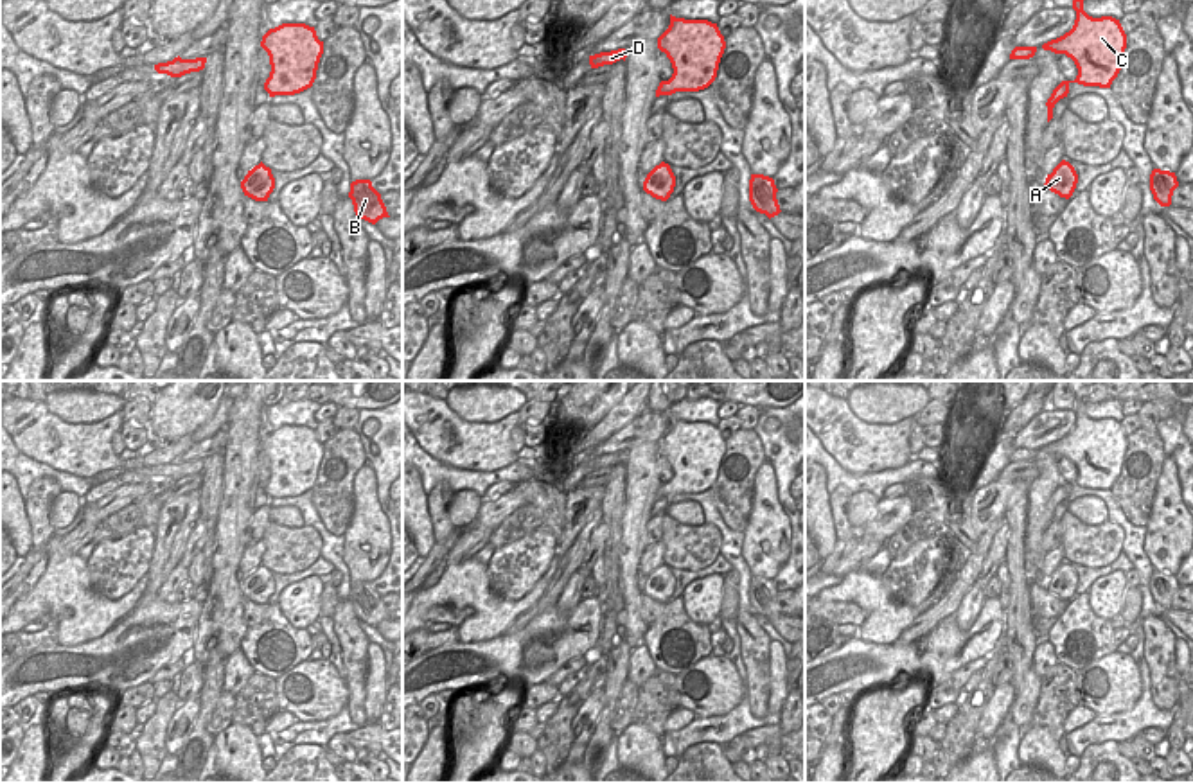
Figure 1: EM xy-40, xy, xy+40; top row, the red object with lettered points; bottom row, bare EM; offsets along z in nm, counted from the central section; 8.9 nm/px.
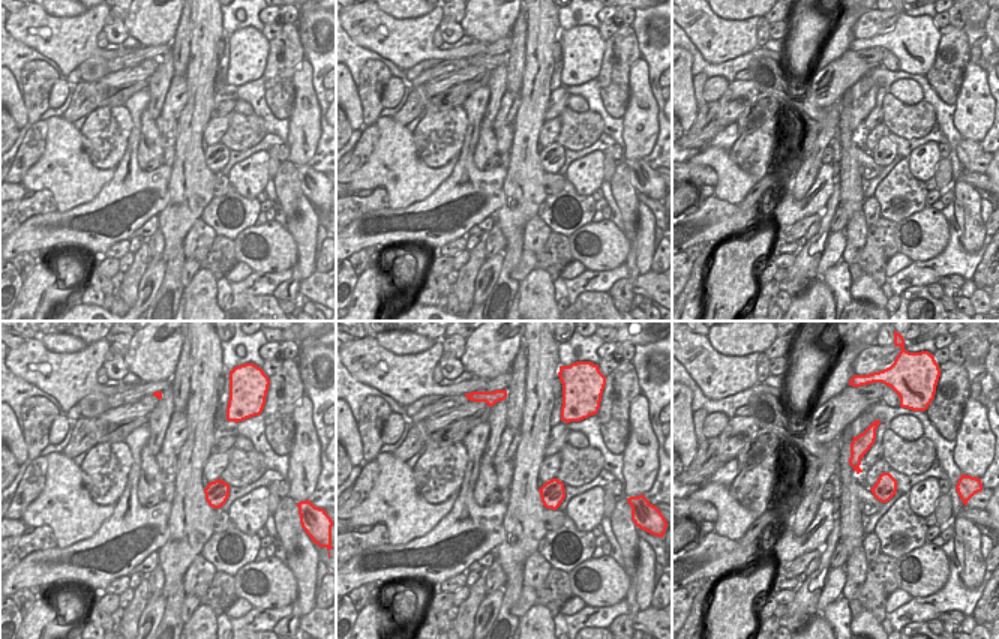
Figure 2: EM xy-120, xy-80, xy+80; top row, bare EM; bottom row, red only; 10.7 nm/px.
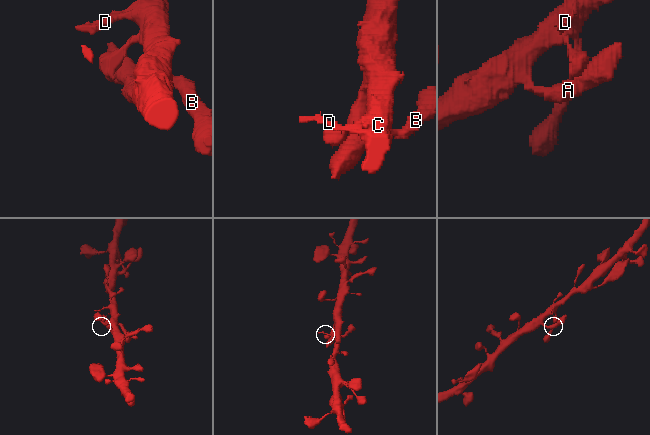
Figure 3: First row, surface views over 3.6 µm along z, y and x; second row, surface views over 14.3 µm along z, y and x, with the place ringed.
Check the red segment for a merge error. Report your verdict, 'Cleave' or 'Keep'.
Keep.

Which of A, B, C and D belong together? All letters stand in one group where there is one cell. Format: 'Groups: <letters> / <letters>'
Groups: A B C D.

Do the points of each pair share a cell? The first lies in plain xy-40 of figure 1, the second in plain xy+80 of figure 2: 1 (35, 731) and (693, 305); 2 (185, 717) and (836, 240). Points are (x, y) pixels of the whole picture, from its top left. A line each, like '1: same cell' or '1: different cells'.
1: same cell
2: same cell

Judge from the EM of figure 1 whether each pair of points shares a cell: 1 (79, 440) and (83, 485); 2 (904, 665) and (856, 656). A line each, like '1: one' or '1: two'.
1: two
2: one

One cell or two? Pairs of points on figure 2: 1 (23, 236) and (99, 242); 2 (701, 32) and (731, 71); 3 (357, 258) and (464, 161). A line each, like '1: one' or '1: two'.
1: one
2: two
3: two

